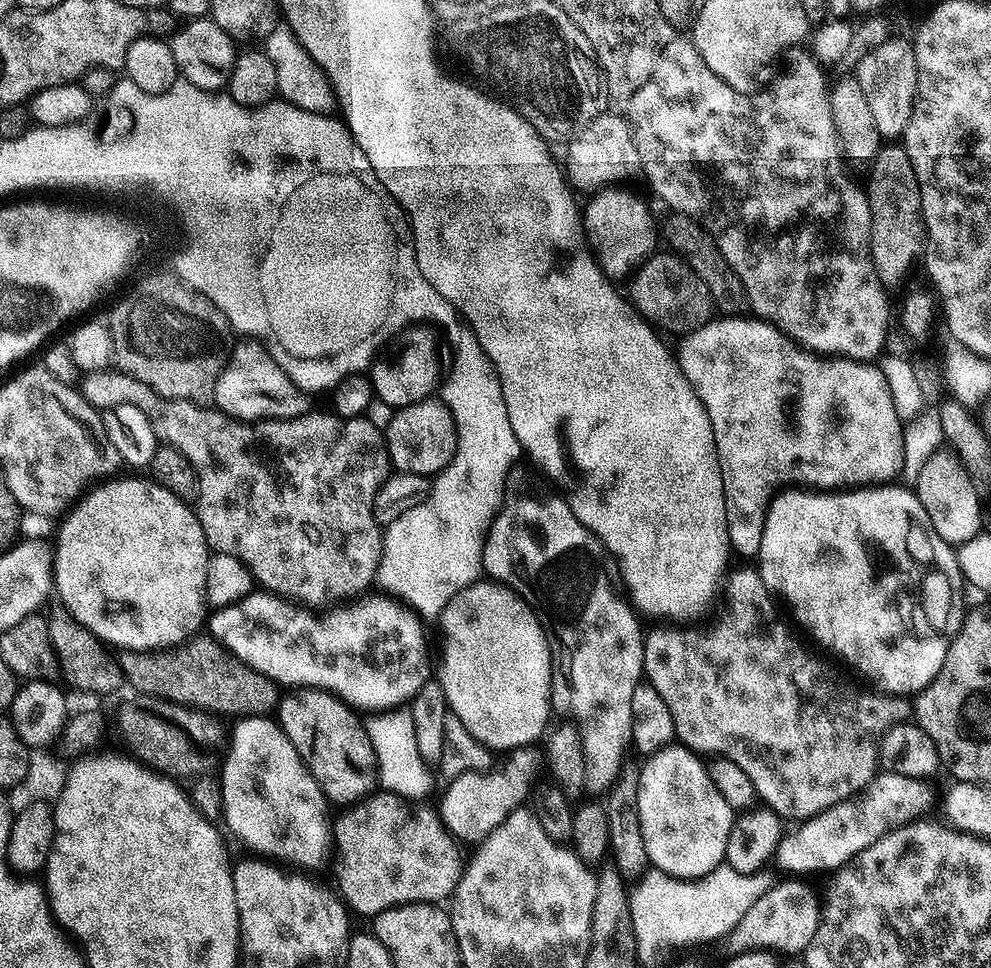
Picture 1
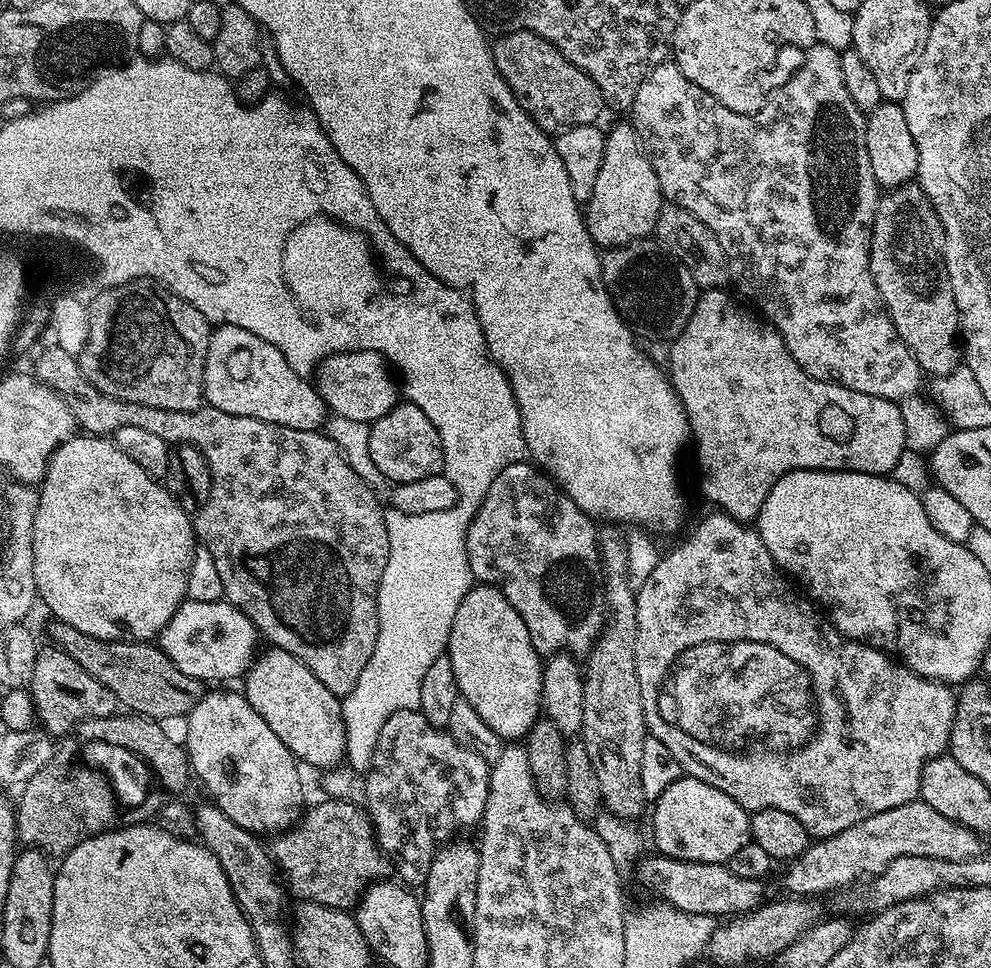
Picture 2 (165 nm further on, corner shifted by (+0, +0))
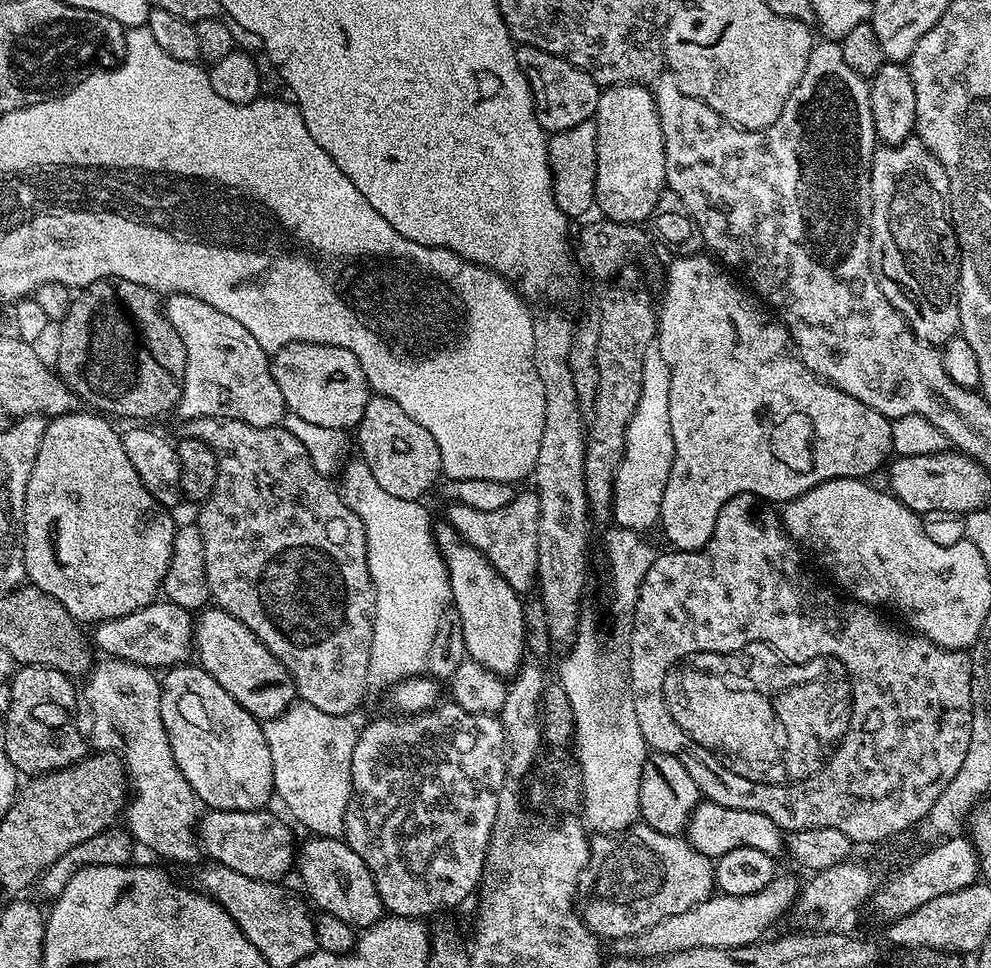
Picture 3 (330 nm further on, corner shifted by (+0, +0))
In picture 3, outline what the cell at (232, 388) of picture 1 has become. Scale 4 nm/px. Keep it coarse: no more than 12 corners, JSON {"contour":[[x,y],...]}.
{"contour":[[181,292],[162,307],[186,346],[181,421],[275,428],[269,353]]}

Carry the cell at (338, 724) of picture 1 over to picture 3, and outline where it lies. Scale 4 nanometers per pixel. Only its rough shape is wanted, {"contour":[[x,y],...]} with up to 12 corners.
{"contour":[[223,608],[195,617],[194,652],[226,694],[267,722],[294,682]]}

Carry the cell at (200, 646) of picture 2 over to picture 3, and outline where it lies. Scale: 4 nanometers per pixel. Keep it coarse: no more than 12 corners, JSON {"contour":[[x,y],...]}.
{"contour":[[153,602],[95,625],[105,657],[189,663],[193,613]]}

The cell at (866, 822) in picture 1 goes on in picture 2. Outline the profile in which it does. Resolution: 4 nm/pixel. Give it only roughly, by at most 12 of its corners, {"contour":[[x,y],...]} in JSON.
{"contour":[[645,855],[640,878],[673,908],[731,918],[765,881],[727,864]]}

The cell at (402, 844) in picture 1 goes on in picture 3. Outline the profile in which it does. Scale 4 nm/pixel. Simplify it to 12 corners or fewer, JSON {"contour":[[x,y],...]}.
{"contour":[[208,810],[209,861],[283,881],[298,860],[287,819],[269,810]]}

